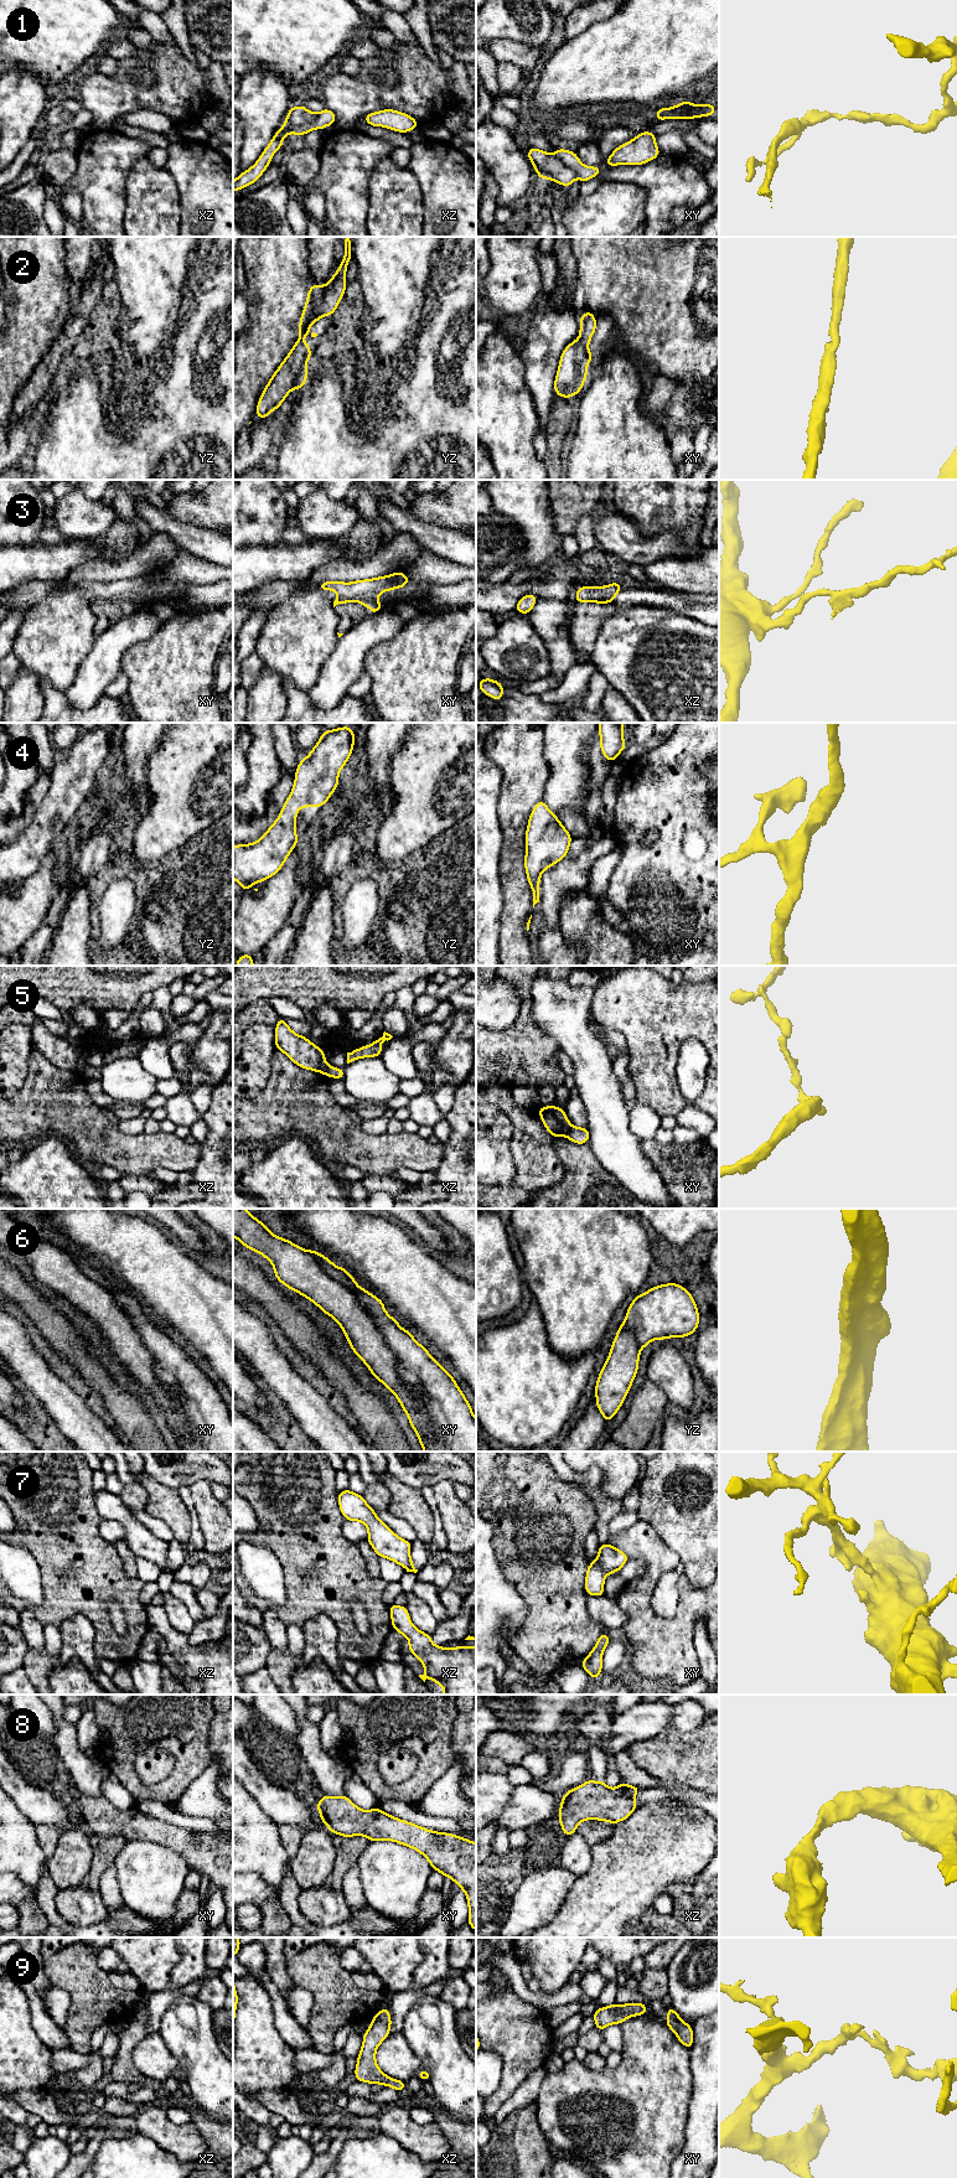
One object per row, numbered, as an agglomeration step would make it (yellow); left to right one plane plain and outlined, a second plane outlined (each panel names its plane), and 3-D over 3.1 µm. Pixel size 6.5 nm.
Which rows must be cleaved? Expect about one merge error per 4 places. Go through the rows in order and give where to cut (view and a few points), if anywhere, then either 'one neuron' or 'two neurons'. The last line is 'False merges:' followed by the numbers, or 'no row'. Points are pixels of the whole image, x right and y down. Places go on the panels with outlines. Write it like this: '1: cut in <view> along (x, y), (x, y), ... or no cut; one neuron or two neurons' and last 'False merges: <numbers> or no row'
1: cut in xz along (316, 114), (309, 122), (295, 125), (285, 124); two neurons
2: no cut; one neuron
3: cut in xy along (339, 596), (346, 599), (374, 598); two neurons
4: no cut; one neuron
5: cut in xy along (570, 1126), (564, 1134); two neurons
6: cut in xy along (308, 1251), (368, 1312), (399, 1377), (418, 1393), (430, 1442); two neurons
7: no cut; one neuron
8: no cut; one neuron
9: no cut; one neuron
False merges: 1, 3, 5, 6

